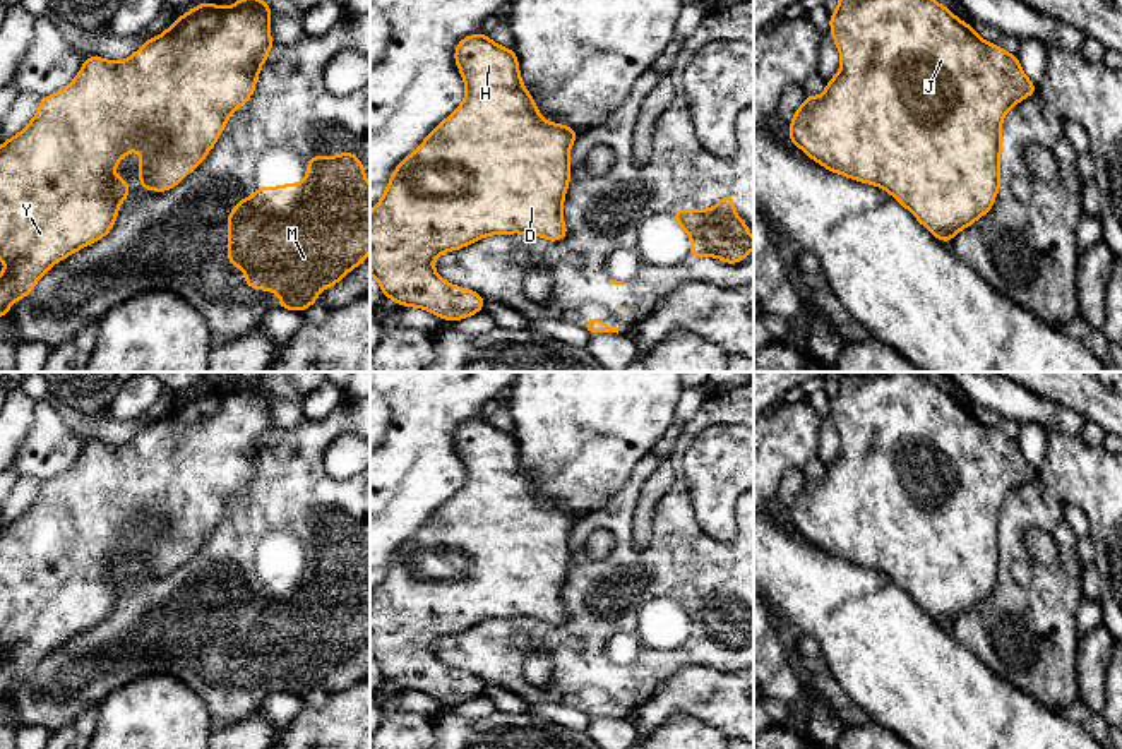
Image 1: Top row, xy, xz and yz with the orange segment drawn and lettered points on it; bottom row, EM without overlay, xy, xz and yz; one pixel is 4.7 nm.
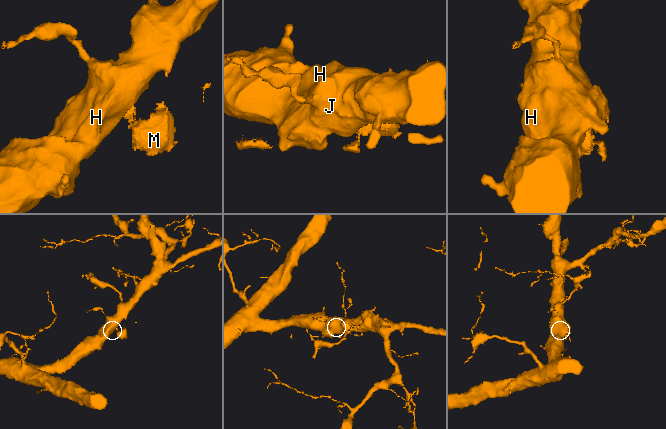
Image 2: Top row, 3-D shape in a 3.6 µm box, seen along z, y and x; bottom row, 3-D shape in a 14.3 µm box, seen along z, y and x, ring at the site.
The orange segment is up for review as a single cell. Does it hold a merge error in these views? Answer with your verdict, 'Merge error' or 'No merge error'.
Merge error

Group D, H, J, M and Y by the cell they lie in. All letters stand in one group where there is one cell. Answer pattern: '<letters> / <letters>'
D H J Y / M

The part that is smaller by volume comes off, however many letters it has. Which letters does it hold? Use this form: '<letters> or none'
M

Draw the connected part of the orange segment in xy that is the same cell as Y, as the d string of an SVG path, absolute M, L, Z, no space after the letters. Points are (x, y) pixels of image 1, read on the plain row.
M243 380L231 391L216 387L199 387L190 396L178 399L178 403L159 420L147 423L132 440L122 446L110 446L101 440L87 440L77 461L62 475L41 482L33 504L17 519L0 528L0 644L7 648L0 658L0 701L9 699L9 691L27 680L39 662L50 655L51 650L84 632L86 629L101 624L108 619L118 600L118 590L130 579L130 569L122 560L113 560L111 555L118 552L127 524L142 516L147 526L147 547L142 552L139 545L139 562L144 559L149 571L146 574L166 576L180 567L195 550L199 550L209 538L211 531L219 523L230 499L243 490L255 475L257 459L262 447L267 444L269 434L276 428L269 415L269 401L274 394L259 380Z

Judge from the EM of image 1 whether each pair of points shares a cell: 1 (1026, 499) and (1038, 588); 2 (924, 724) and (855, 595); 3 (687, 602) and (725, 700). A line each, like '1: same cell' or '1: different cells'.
1: same cell
2: same cell
3: different cells

